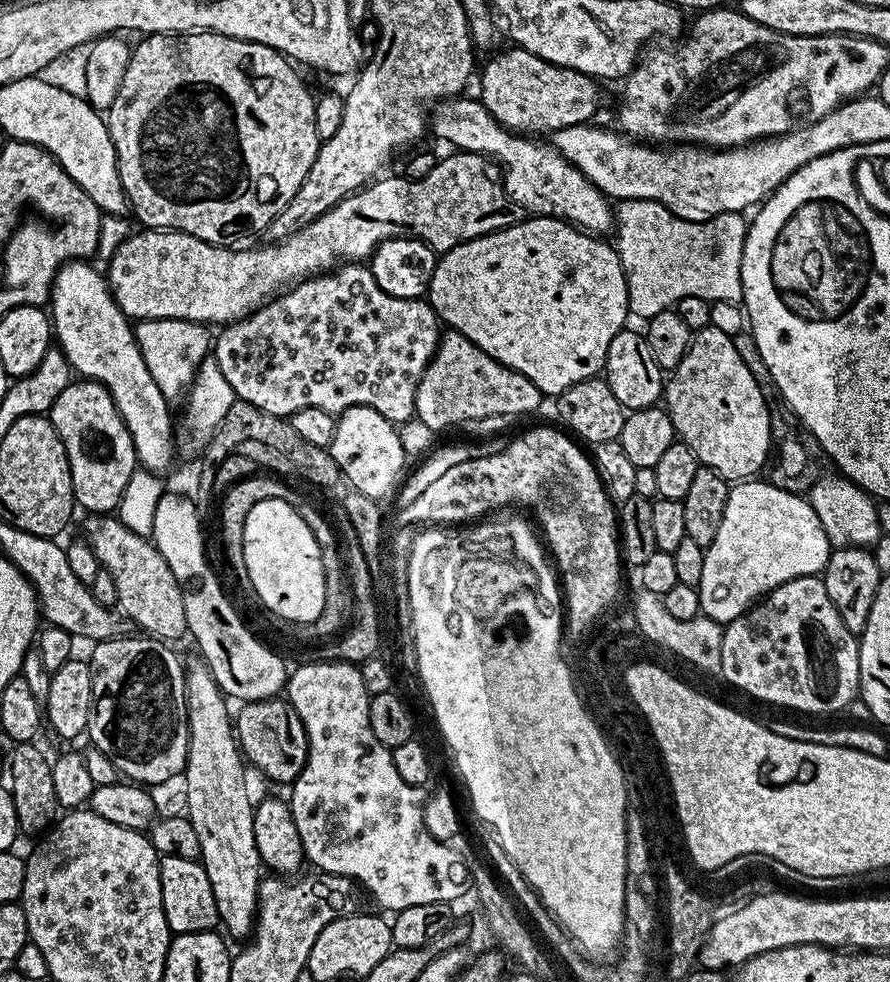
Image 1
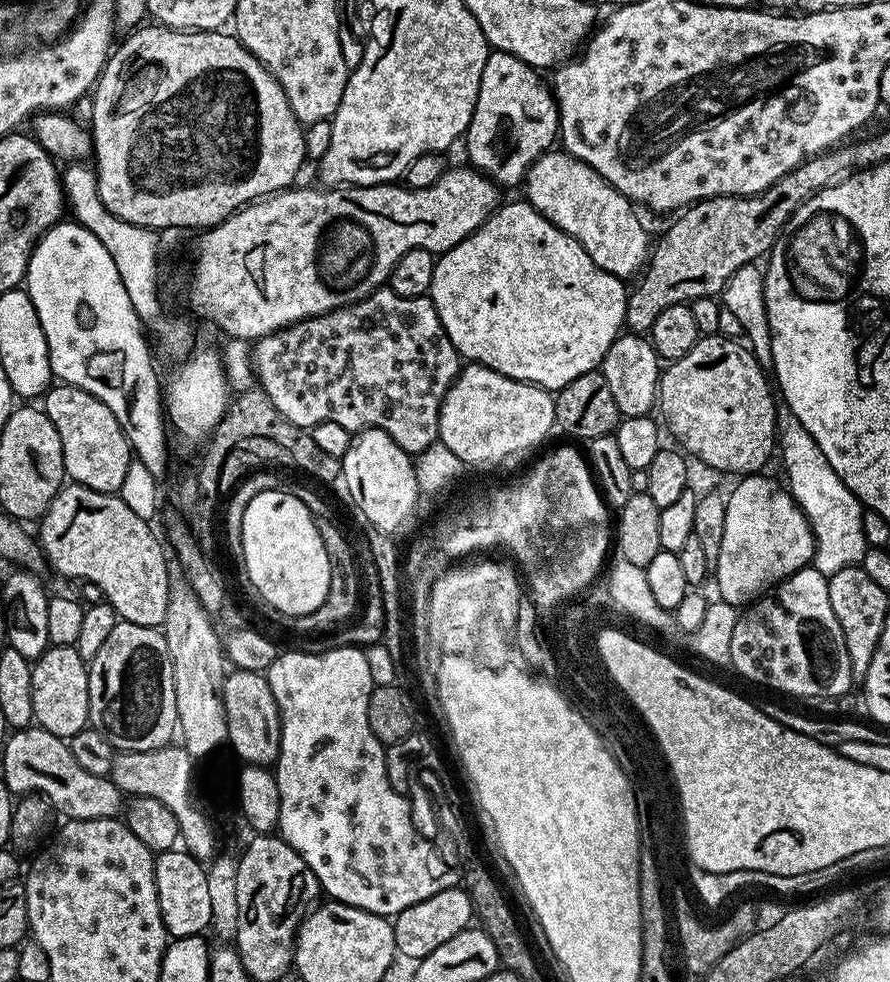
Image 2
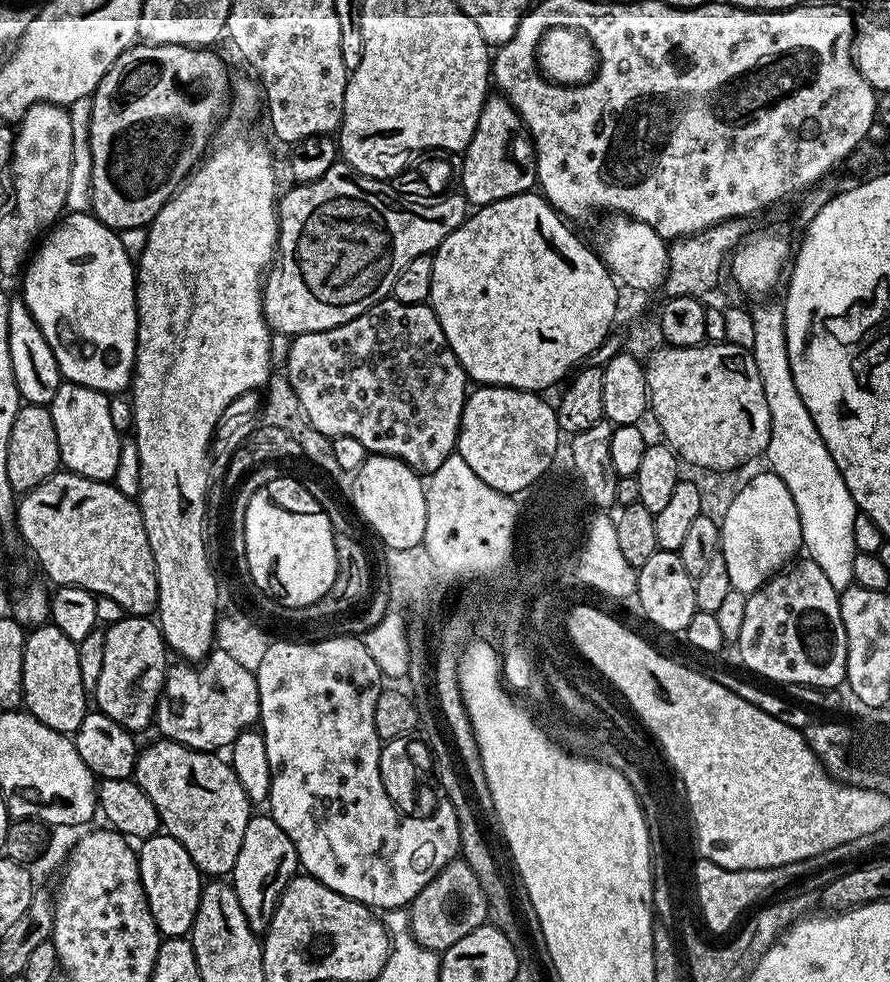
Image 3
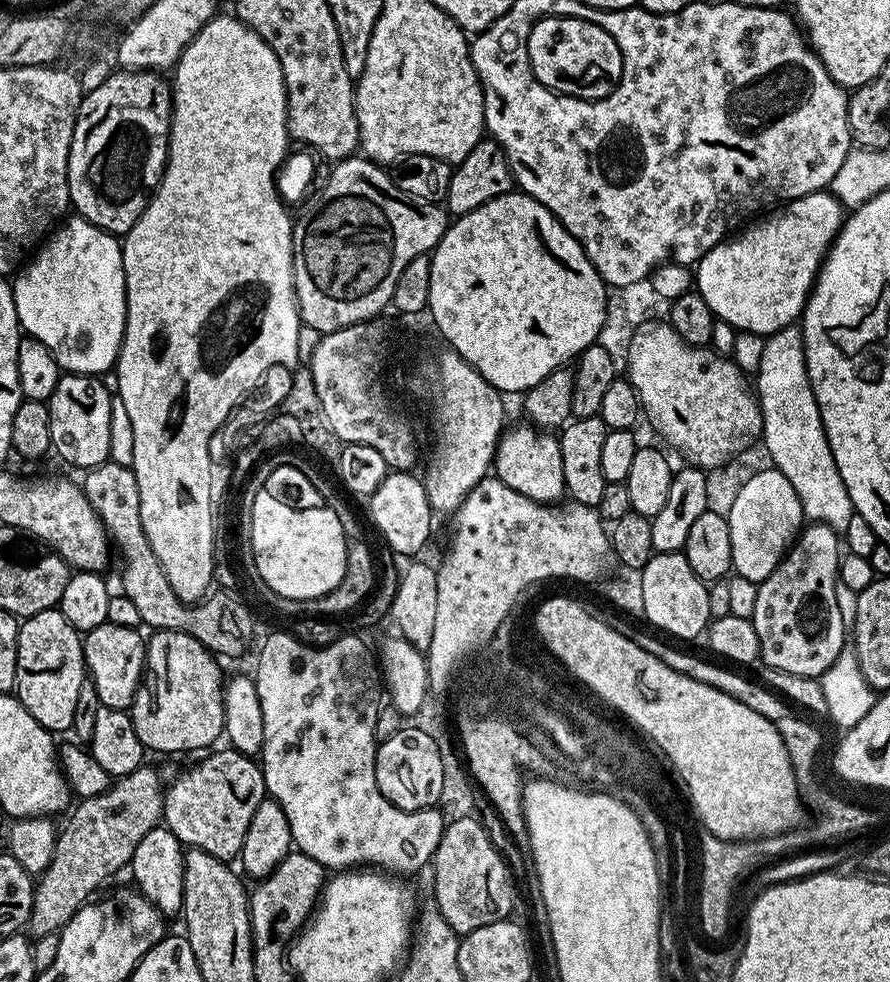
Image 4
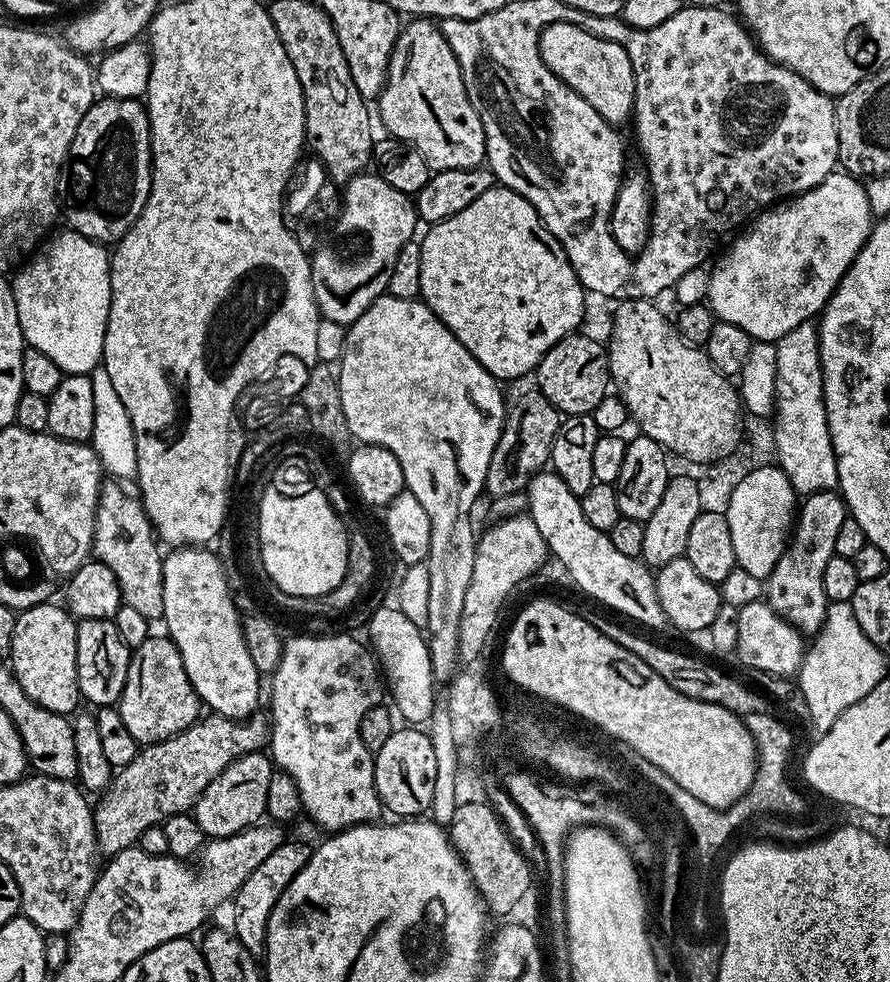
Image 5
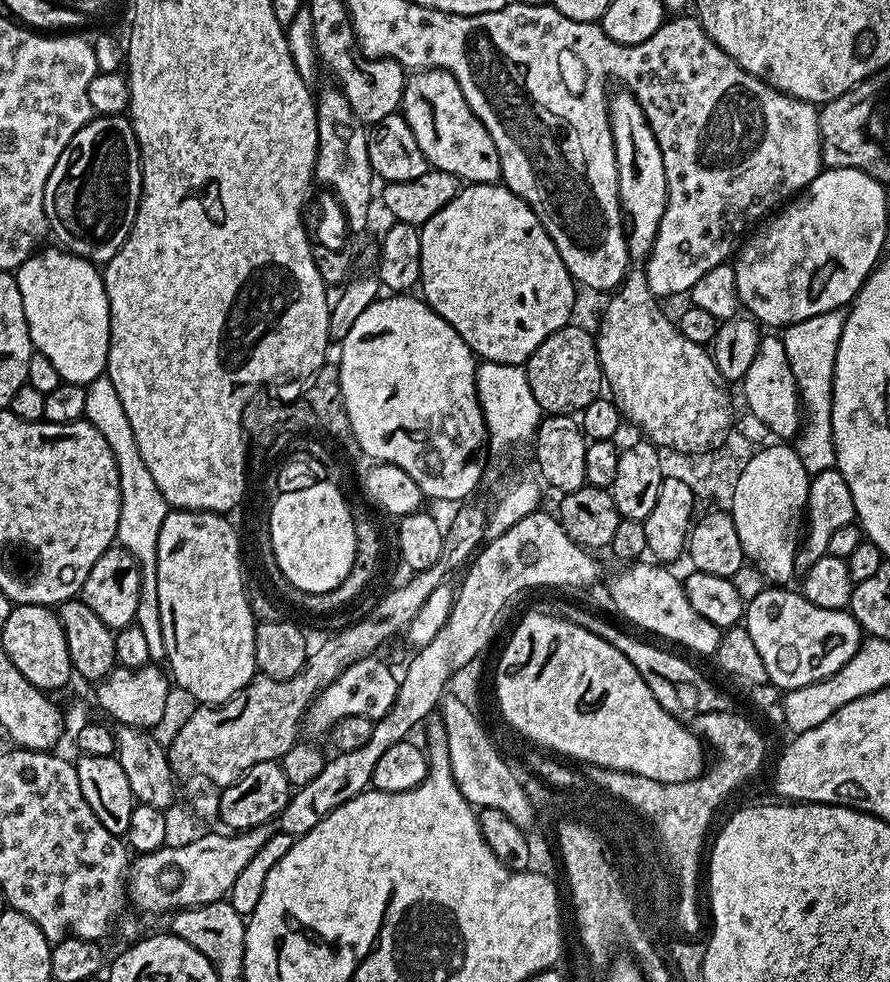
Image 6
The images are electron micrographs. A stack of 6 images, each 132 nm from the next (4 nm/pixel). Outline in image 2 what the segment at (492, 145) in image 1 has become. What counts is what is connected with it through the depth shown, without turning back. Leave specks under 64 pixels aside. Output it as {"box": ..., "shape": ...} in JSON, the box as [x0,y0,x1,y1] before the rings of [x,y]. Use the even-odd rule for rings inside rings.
{"box":[522,150,650,278],"shape":[[[549,150],[528,168],[522,191],[528,195],[525,196],[527,203],[534,210],[541,212],[555,228],[578,241],[602,270],[629,278],[645,267],[650,255],[650,240],[648,242],[648,232],[635,212],[633,201],[610,186],[610,182],[586,166],[586,162],[563,150]]]}

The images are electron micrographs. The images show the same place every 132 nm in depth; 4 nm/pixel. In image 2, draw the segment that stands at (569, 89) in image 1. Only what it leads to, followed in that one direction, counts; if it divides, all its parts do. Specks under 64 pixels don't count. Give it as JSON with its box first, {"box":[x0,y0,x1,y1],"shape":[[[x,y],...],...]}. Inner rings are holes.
{"box":[466,51,560,189],"shape":[[[489,51],[486,66],[482,66],[482,82],[478,86],[478,98],[470,126],[466,133],[468,140],[467,163],[476,171],[484,173],[493,184],[505,189],[523,185],[528,168],[557,143],[560,130],[560,111],[556,97],[549,85],[540,81],[541,73],[522,62],[509,52]]]}

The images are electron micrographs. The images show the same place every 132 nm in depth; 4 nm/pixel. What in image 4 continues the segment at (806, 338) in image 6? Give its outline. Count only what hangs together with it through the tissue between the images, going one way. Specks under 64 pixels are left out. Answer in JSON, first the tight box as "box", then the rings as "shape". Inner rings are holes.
{"box":[754,324,854,534],"shape":[[[787,324],[765,339],[762,362],[758,362],[758,370],[754,373],[754,395],[760,402],[764,423],[762,446],[768,452],[771,467],[779,470],[786,482],[794,486],[794,494],[798,494],[798,502],[811,523],[825,524],[837,534],[843,533],[854,509],[846,482],[842,482],[842,474],[838,474],[822,426],[820,407],[806,374],[803,327]]]}

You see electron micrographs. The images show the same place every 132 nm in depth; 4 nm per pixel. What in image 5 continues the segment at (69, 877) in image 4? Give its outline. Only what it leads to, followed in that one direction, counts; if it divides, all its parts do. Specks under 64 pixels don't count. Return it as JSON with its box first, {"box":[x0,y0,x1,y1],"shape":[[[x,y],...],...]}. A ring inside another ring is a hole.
{"box":[92,714,270,857],"shape":[[[215,714],[205,715],[192,724],[186,731],[157,744],[145,744],[137,751],[134,762],[119,769],[113,775],[107,788],[95,801],[92,822],[96,827],[96,847],[105,857],[117,856],[122,850],[133,847],[139,841],[140,836],[146,830],[160,826],[172,815],[187,813],[196,803],[196,799],[210,786],[210,782],[226,766],[230,766],[240,756],[247,752],[259,752],[265,747],[270,736],[270,724],[260,714],[253,714],[243,722],[232,720],[229,716],[217,716]]]}

